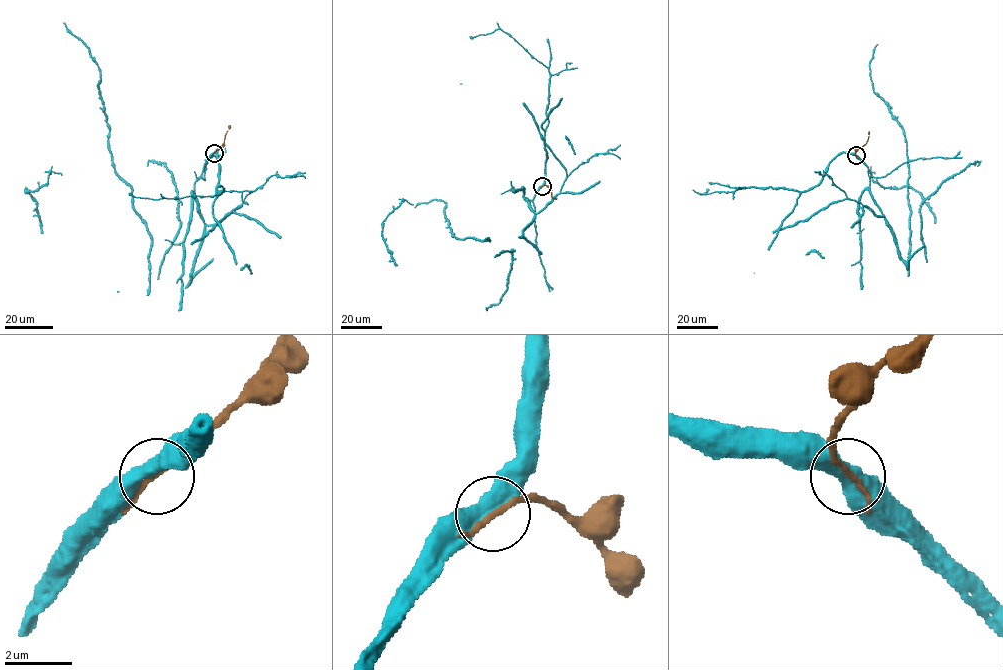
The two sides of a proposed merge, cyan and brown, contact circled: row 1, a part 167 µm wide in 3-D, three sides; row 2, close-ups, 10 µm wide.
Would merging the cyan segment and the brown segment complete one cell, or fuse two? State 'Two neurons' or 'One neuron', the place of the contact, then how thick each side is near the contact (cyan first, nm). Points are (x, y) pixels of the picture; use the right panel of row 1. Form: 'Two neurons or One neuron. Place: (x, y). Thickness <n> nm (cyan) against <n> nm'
One neuron. Place: (856, 155). Thickness 480 nm (cyan) against 150 nm

